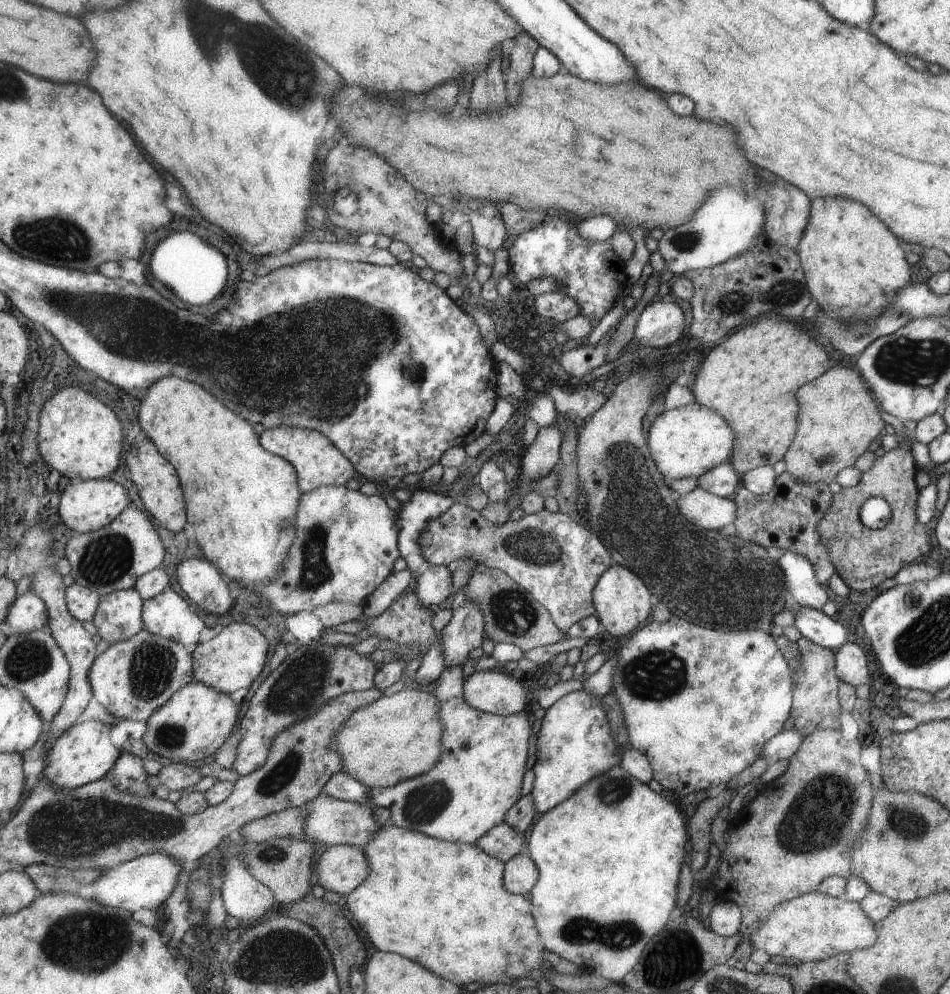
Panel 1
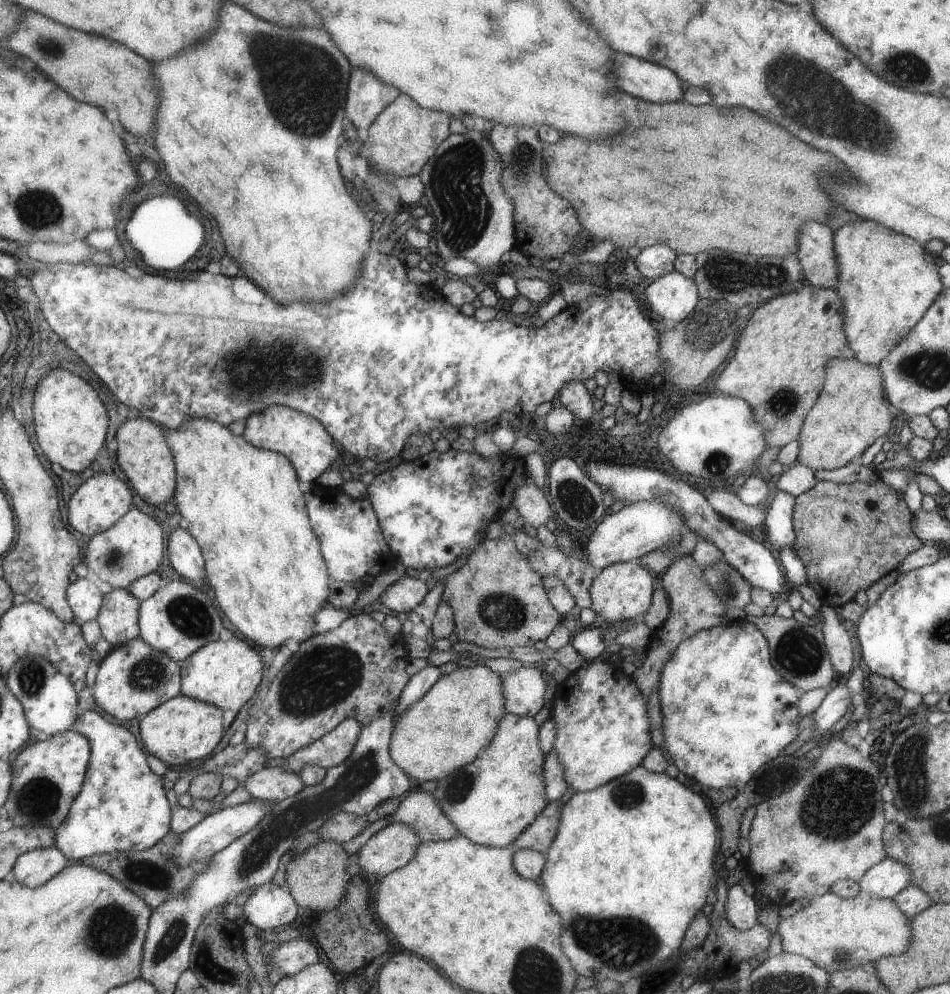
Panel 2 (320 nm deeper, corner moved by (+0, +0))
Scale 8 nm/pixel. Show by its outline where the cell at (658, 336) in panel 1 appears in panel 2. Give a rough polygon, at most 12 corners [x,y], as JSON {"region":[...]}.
{"region":[[675,270],[647,281],[649,310],[679,323],[699,300],[695,280]]}

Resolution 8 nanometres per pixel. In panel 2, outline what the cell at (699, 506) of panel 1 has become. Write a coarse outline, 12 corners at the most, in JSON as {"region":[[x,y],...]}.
{"region":[[637,501],[603,516],[583,556],[600,571],[686,531],[668,505]]}

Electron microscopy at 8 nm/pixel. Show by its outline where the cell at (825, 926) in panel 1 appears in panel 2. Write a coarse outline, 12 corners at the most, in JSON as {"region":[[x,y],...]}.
{"region":[[827,892],[778,920],[783,952],[829,975],[903,954],[893,899]]}

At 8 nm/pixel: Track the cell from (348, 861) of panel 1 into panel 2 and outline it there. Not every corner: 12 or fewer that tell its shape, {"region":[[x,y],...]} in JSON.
{"region":[[403,823],[378,830],[359,849],[359,870],[384,877],[421,842]]}

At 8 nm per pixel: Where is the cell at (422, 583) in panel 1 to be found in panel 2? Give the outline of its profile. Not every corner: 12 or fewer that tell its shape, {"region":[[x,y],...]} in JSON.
{"region":[[403,576],[379,602],[395,612],[411,611],[429,591],[421,578]]}

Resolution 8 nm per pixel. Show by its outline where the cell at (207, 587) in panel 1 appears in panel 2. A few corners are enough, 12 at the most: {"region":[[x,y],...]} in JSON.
{"region":[[185,524],[169,542],[171,565],[190,581],[206,582],[201,545]]}

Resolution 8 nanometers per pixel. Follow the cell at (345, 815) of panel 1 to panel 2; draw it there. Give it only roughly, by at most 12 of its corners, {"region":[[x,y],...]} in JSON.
{"region":[[411,792],[391,823],[411,827],[421,841],[459,835],[436,797]]}

